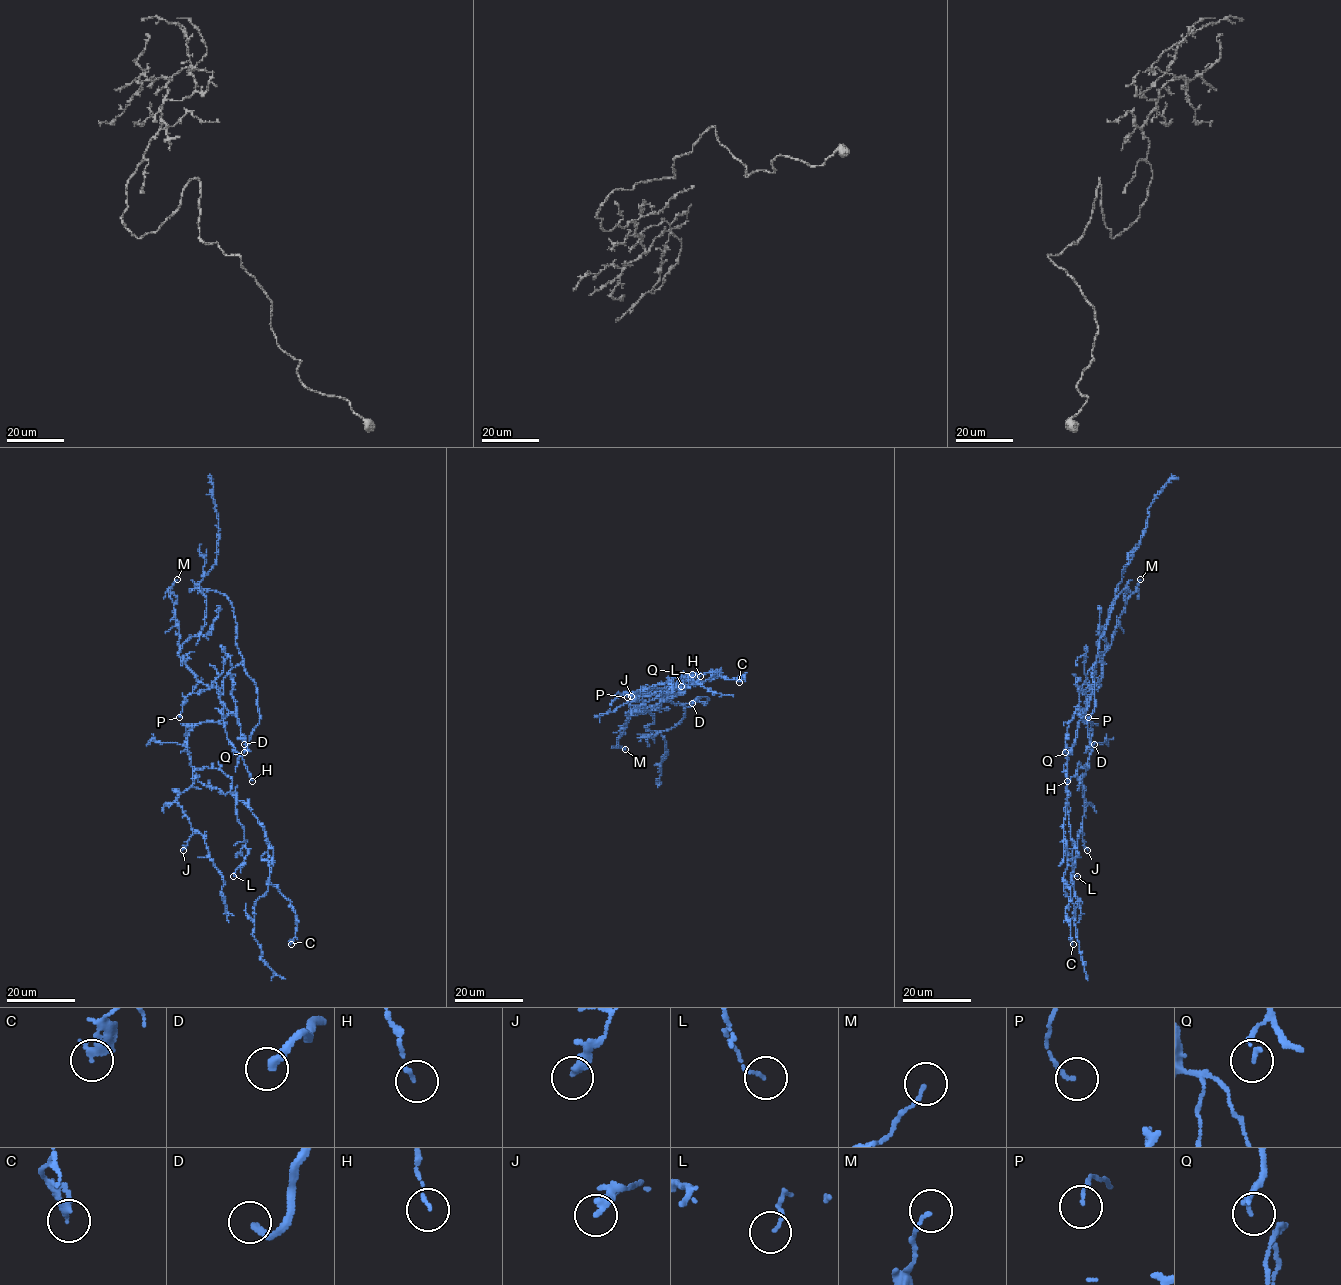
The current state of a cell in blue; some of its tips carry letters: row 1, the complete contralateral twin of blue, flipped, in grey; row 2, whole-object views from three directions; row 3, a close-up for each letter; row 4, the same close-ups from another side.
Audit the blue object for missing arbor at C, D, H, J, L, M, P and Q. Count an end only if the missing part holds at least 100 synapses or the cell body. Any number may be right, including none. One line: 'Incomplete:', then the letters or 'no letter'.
Incomplete: D

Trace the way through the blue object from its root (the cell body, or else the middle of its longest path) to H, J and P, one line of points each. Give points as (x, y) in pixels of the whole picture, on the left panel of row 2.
H: (201, 722), (218, 722), (223, 719), (226, 737), (233, 750), (242, 757), (252, 781)
J: (201, 722), (190, 731), (186, 739), (186, 751), (195, 769), (194, 781), (176, 799), (193, 831), (183, 850)
P: (201, 722), (219, 722), (228, 713), (214, 687), (190, 694), (179, 717)

